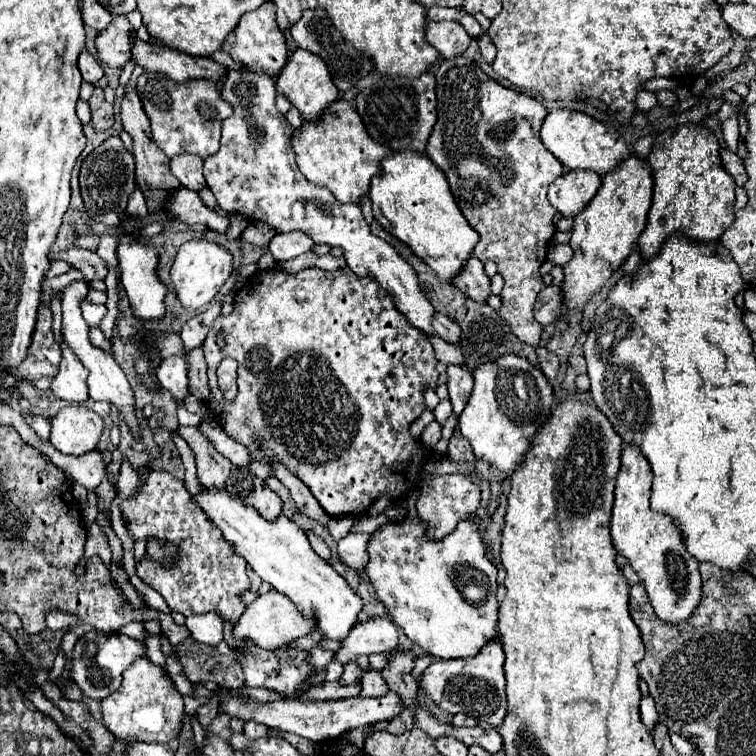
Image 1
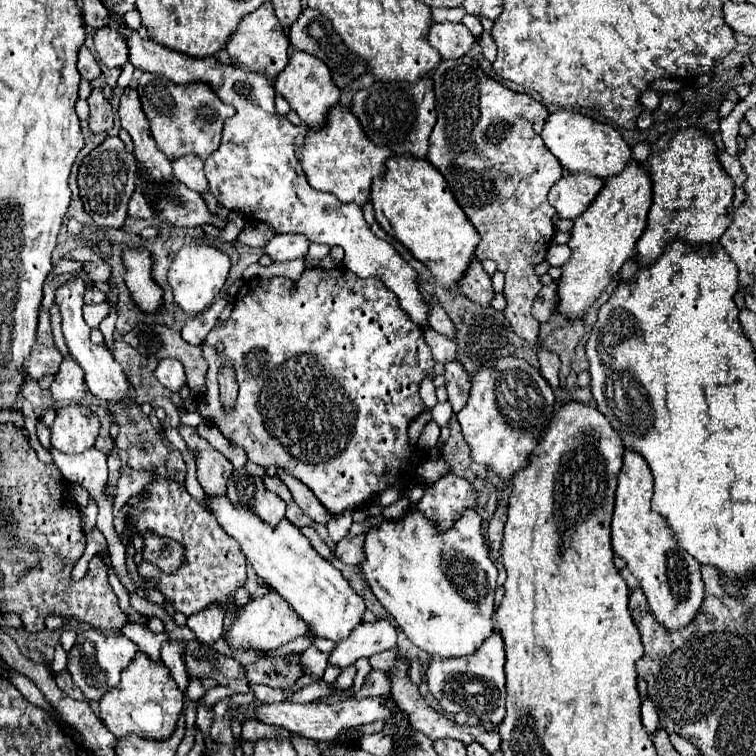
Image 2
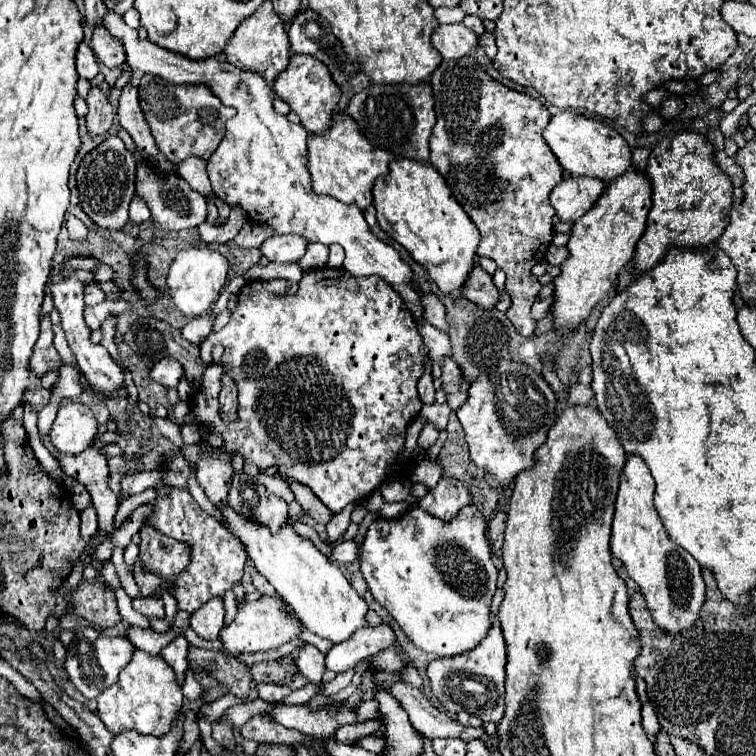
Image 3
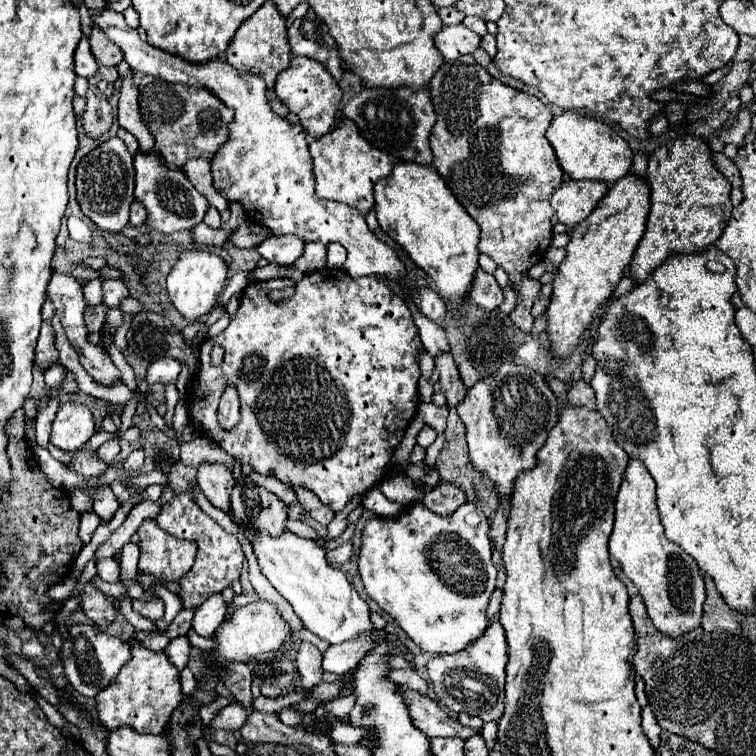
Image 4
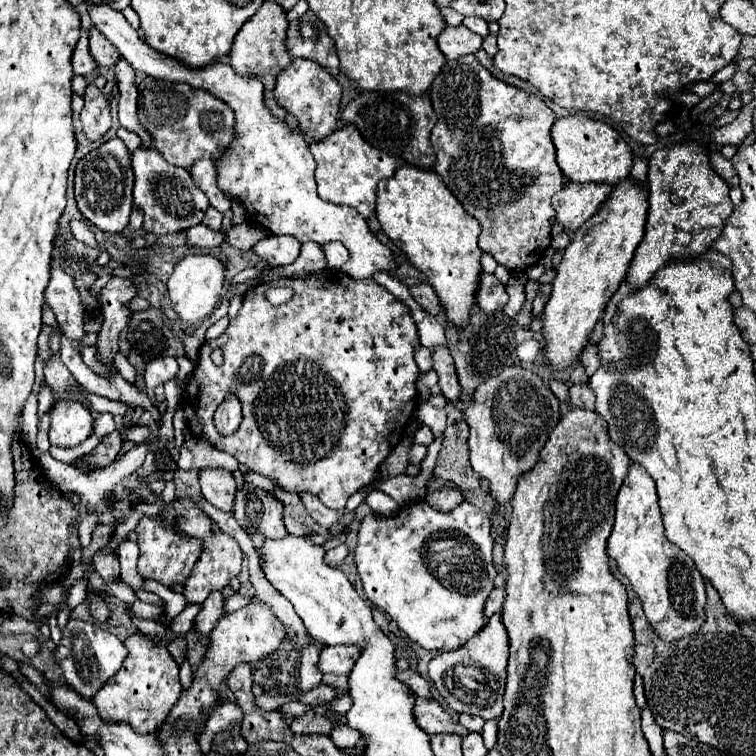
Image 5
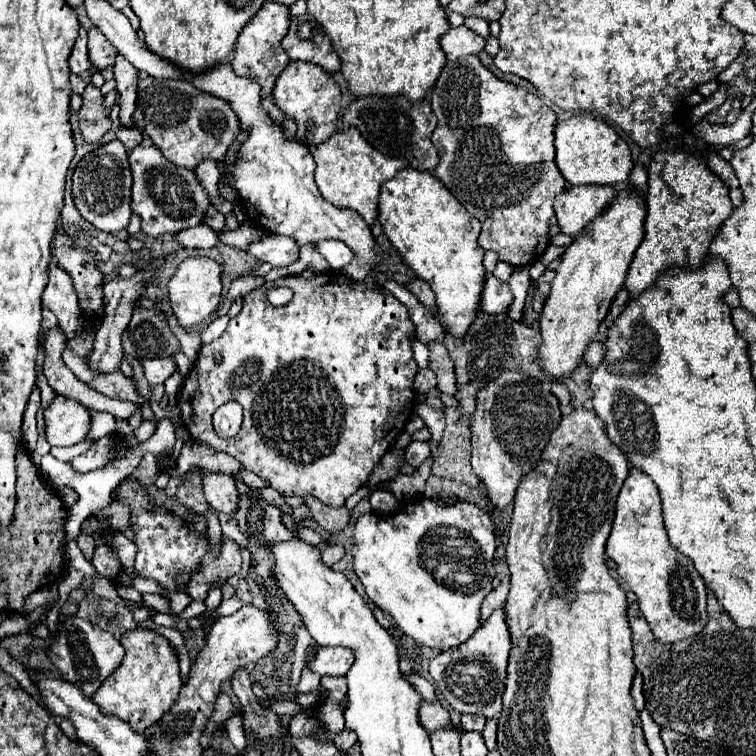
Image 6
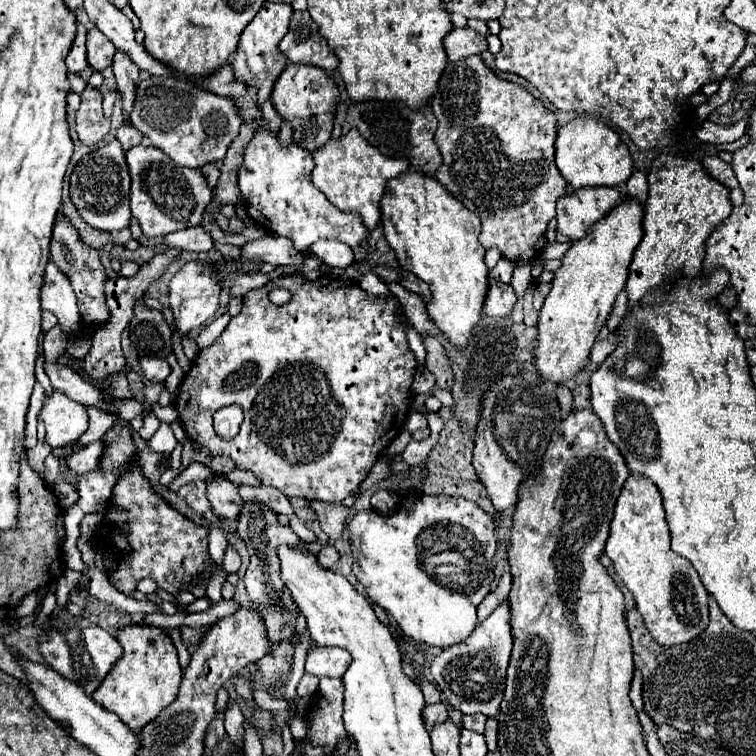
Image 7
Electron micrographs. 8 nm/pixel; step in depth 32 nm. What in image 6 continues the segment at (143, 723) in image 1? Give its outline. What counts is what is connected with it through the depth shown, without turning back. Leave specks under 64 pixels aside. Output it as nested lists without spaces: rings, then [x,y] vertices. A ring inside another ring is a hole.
[[[134,628],[122,634],[120,638],[126,656],[120,666],[102,682],[92,700],[106,712],[116,714],[120,720],[128,722],[134,732],[144,732],[152,722],[174,704],[178,698],[182,680],[178,668],[178,656],[174,646],[158,632]]]

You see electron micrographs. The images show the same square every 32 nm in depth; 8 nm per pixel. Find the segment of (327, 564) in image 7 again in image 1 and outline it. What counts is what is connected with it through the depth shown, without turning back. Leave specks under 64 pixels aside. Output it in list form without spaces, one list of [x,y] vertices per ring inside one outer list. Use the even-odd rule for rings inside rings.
[[[350,532],[346,538],[338,542],[338,556],[346,566],[352,566],[362,572],[364,564],[368,562],[368,552],[366,552],[366,542],[368,534],[354,534]]]

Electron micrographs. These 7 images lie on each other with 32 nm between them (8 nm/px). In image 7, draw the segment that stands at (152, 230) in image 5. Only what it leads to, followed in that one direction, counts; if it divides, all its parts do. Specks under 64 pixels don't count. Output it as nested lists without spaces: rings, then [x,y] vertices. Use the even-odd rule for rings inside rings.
[[[134,146],[126,150],[126,164],[132,178],[132,190],[130,190],[130,206],[132,206],[132,218],[138,220],[142,232],[146,238],[162,238],[168,232],[176,232],[188,226],[198,226],[202,220],[202,214],[212,200],[212,192],[208,186],[208,180],[204,178],[204,172],[200,168],[178,168],[162,150],[154,146]]]

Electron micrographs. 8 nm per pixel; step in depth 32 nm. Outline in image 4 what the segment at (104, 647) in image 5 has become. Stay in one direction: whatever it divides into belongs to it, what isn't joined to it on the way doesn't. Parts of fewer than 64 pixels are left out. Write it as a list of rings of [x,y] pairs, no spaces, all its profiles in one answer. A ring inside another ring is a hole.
[[[90,624],[68,626],[68,638],[64,638],[60,648],[60,662],[64,666],[64,674],[68,682],[74,686],[74,690],[84,698],[94,698],[104,686],[108,686],[108,682],[112,682],[112,678],[118,674],[124,662],[128,662],[128,658],[130,648],[126,642]]]

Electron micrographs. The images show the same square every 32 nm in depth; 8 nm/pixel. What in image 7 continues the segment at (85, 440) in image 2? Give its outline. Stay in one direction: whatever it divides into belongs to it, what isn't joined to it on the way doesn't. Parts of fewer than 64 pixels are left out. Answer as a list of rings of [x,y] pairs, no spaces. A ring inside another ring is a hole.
[[[52,390],[44,398],[44,406],[38,418],[46,426],[46,442],[56,448],[68,442],[76,442],[88,428],[86,406],[70,400],[64,392]]]

